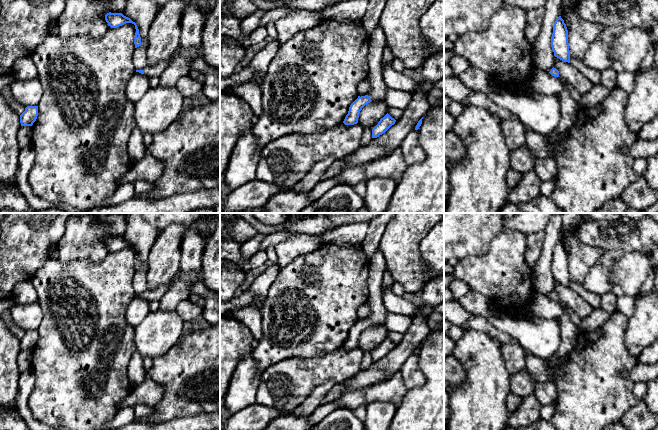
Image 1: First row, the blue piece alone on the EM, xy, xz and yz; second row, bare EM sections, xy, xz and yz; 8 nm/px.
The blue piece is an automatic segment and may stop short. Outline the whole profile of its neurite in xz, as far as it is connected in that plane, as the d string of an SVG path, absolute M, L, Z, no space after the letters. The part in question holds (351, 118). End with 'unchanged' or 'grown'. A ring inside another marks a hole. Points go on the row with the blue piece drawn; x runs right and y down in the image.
M378 25L370 35L370 48L368 51L368 65L370 72L367 80L371 84L371 90L365 96L358 98L350 105L348 114L343 123L354 125L358 123L359 113L362 108L373 101L383 101L389 87L382 77L382 54L386 45L386 37L383 29Z; grown

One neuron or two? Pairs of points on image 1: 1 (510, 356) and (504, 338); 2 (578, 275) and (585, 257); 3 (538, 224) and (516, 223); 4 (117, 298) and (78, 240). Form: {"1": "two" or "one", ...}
{"1": "two", "2": "one", "3": "one", "4": "two"}

